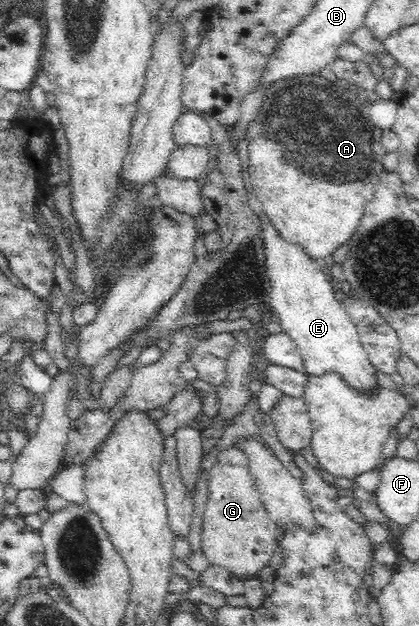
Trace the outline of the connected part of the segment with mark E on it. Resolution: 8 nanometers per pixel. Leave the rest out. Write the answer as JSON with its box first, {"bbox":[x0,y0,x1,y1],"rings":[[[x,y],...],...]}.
{"bbox":[257,213,377,388],"rings":[[[267,213],[257,215],[257,238],[261,242],[263,250],[263,262],[265,263],[266,273],[270,282],[270,305],[276,319],[288,337],[295,343],[300,350],[304,361],[304,371],[310,376],[320,376],[324,373],[335,370],[343,374],[343,378],[355,386],[355,388],[370,388],[377,384],[372,373],[374,368],[359,342],[358,331],[351,318],[347,315],[342,303],[335,297],[335,291],[331,286],[326,269],[315,260],[312,260],[298,244],[290,244],[284,241],[278,230],[272,225]]]}

